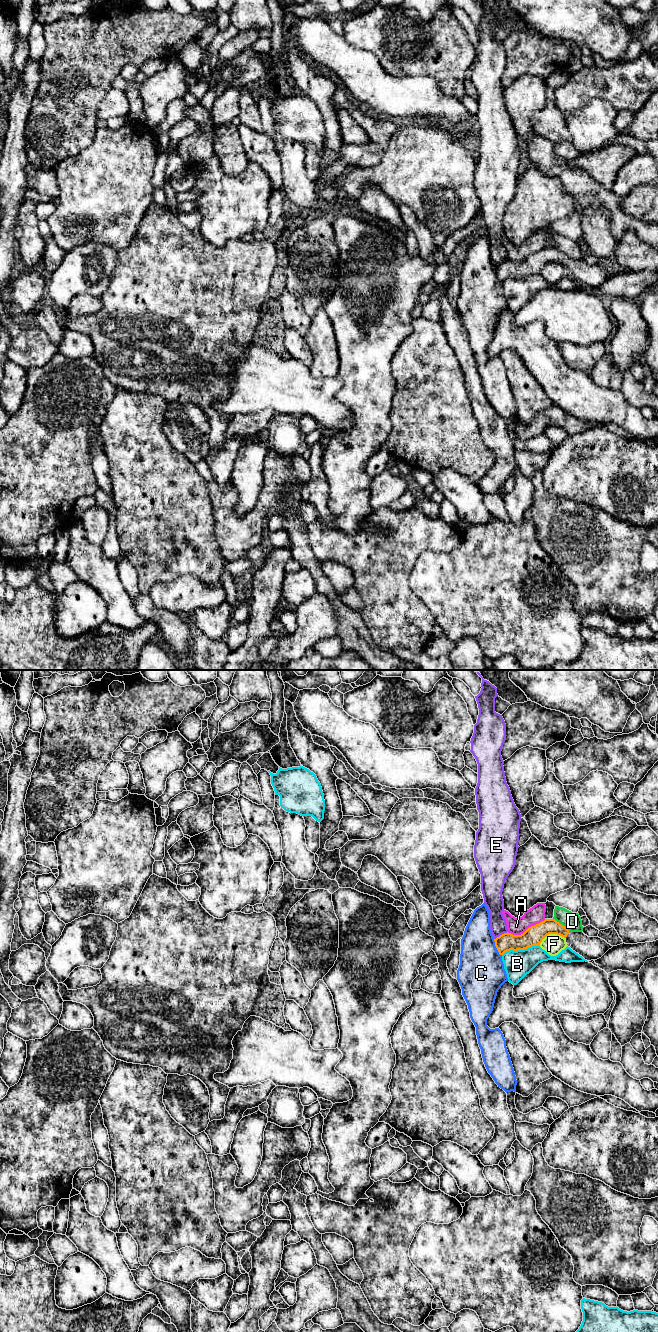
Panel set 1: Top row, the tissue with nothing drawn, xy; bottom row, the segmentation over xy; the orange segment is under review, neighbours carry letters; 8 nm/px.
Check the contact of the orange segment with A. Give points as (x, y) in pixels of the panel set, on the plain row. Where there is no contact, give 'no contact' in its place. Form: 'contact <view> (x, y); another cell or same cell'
contact xy (527, 257); another cell

